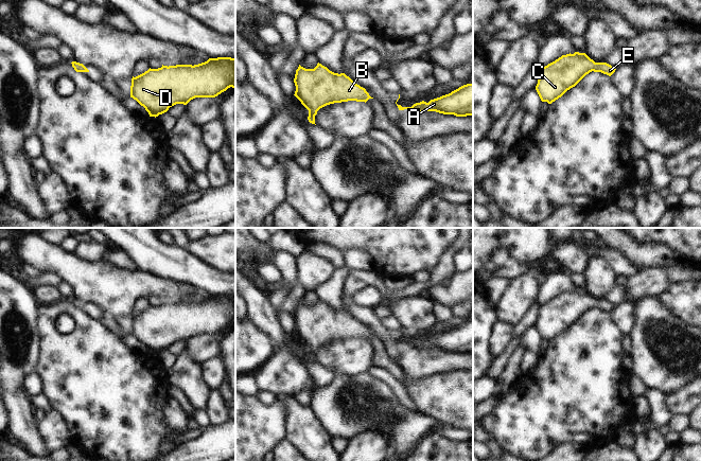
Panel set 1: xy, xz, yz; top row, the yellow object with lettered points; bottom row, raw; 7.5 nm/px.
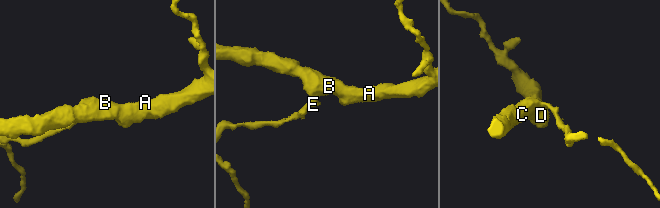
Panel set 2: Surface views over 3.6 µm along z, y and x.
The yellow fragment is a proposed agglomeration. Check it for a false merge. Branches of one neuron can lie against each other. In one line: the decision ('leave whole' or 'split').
leave whole

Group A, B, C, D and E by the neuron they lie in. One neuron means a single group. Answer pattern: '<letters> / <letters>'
A B C D E

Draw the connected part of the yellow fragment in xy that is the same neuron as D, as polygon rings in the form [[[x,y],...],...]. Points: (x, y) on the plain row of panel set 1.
[[[209,296],[198,302],[163,303],[148,306],[132,316],[130,335],[145,345],[150,354],[158,354],[176,341],[187,342],[195,335],[215,335],[228,325],[235,325],[235,296]]]

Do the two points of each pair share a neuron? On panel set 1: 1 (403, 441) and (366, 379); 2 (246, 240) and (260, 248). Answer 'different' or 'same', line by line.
1: same
2: same

